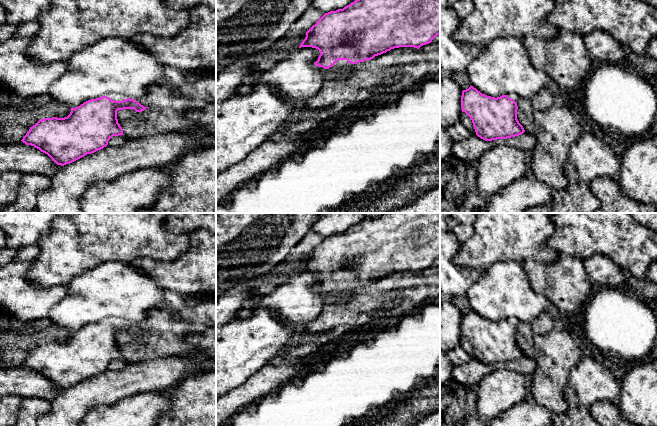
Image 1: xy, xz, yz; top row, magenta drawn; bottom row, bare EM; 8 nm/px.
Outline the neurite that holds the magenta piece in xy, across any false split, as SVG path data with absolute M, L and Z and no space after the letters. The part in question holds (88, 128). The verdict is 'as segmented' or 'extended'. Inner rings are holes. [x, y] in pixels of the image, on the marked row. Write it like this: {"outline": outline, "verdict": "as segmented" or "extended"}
{"outline": "M105 94L71 108L67 117L39 120L21 141L64 166L103 149L113 136L124 135L117 119L118 110L142 112L146 108L123 94Z", "verdict": "extended"}

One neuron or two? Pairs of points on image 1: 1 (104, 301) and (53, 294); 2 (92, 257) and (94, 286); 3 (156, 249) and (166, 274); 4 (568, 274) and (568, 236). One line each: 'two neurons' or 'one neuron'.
1: two neurons
2: two neurons
3: two neurons
4: two neurons

